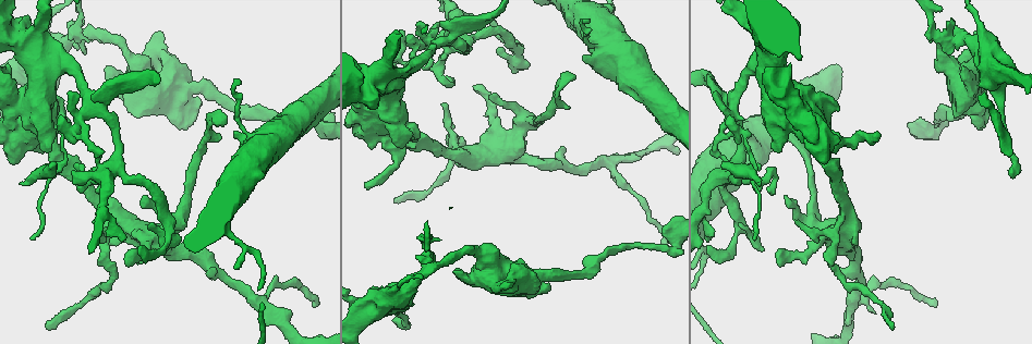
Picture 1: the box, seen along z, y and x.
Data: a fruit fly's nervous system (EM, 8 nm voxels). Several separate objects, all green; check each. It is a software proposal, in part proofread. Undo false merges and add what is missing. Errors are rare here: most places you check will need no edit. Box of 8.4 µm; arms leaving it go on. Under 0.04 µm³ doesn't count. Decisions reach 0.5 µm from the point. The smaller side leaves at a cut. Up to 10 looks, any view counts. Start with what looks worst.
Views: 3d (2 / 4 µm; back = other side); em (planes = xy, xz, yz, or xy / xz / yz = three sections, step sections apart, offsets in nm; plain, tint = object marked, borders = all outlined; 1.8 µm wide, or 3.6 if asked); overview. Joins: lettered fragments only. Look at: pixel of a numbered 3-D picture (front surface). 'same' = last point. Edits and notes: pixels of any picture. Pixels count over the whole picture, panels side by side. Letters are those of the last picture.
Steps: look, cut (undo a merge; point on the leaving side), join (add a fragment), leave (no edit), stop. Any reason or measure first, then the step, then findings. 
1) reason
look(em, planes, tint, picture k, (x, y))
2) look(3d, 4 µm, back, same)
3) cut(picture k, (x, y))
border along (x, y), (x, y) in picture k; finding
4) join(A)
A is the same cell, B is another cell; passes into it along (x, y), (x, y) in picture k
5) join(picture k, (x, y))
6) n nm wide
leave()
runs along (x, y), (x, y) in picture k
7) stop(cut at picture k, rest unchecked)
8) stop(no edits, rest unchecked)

abrupt turn
look(3d, 4 µm, picture 1, (497, 286))

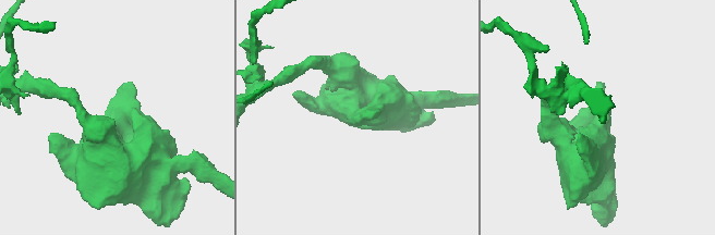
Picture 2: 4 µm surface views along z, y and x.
look(em, 3.6 µm, planes, plain, picture 2, (353, 113))

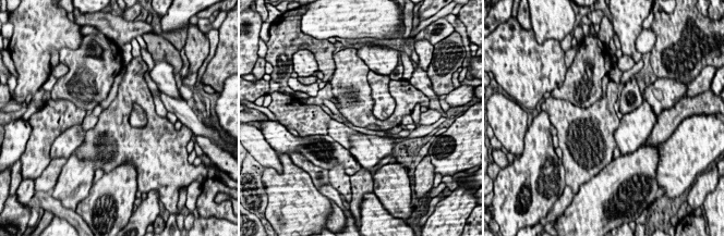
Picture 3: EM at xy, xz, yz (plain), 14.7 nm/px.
see the neighbours
look(em, 3.6 µm, planes, borders, same)

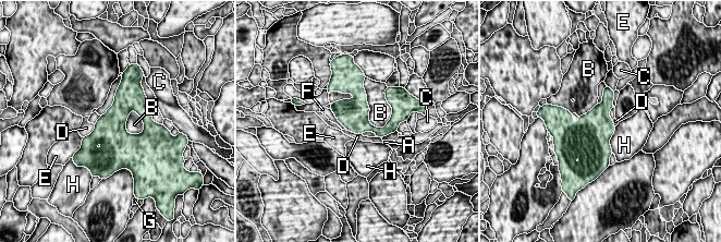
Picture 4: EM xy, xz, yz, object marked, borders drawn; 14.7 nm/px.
leave()
A, B, C, D, E, F, G and H are other cells; border along (329, 109), (347, 130) in picture 4; all the same neuron

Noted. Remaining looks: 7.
thick turns thin
look(3d, 4 µm, back, picture 1, (23, 45))

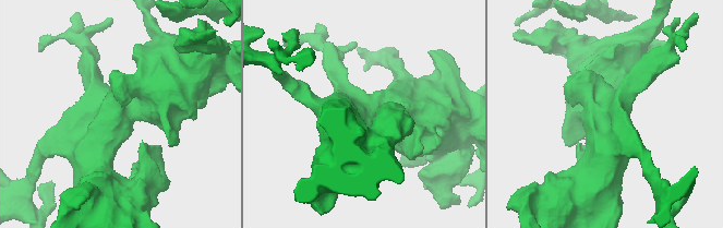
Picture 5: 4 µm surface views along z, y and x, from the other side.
look(em, 3.6 µm, planes, plain, picture 5, (365, 116))

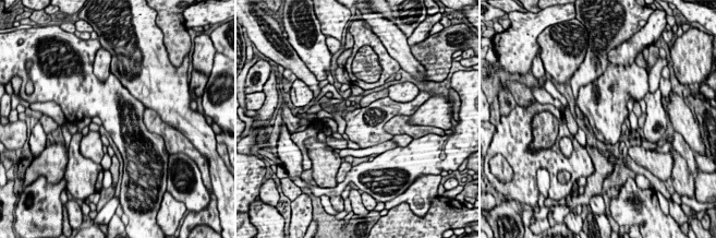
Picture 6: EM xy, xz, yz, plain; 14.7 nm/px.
see the neighbours
look(em, 3.6 µm, planes, borders, same)

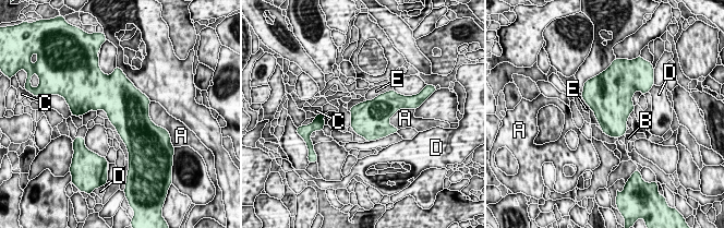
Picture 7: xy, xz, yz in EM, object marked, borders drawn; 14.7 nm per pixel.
E touches over 420 nm
leave()
A, B, C, D and E are other cells; one neuron here

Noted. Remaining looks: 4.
four arms meet
look(em, 3.6 µm, planes, borders, picture 1, (733, 100))

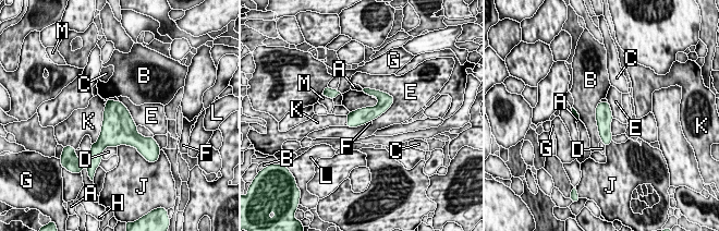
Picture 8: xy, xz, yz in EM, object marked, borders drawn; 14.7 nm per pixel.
leave()
A, B, C, D, E, F, G, H, J, K, L and M are other cells; border along (613, 119), (611, 122), (612, 135) in picture 8; one neuron here

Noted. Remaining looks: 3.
free end
look(3d, 2 µm, back, picture 1, (476, 90))

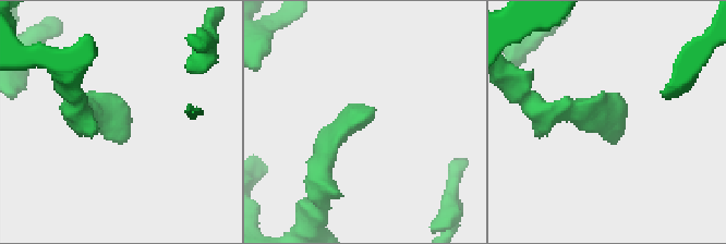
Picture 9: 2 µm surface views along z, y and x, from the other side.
look(em, planes, borders, picture 9, (609, 139))

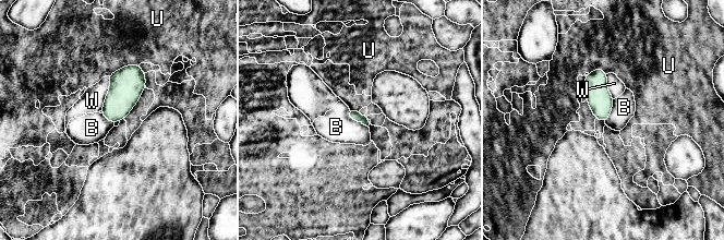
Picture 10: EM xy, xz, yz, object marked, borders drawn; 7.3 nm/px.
leave()
B, U and W are other cells; border along (347, 110), (351, 119), (367, 127) in picture 10; no lettered fragment goes on from it

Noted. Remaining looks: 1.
stop(no edits, rest unchecked)

